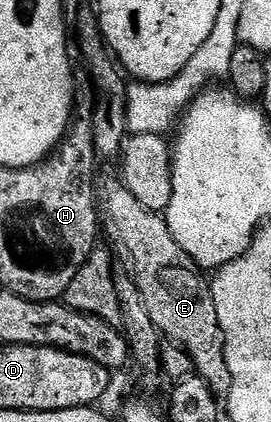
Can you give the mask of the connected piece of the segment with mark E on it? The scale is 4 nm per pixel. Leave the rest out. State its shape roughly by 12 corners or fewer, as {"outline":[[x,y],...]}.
{"outline":[[124,181],[99,186],[103,226],[166,339],[228,395],[225,337],[206,275],[164,213]]}

